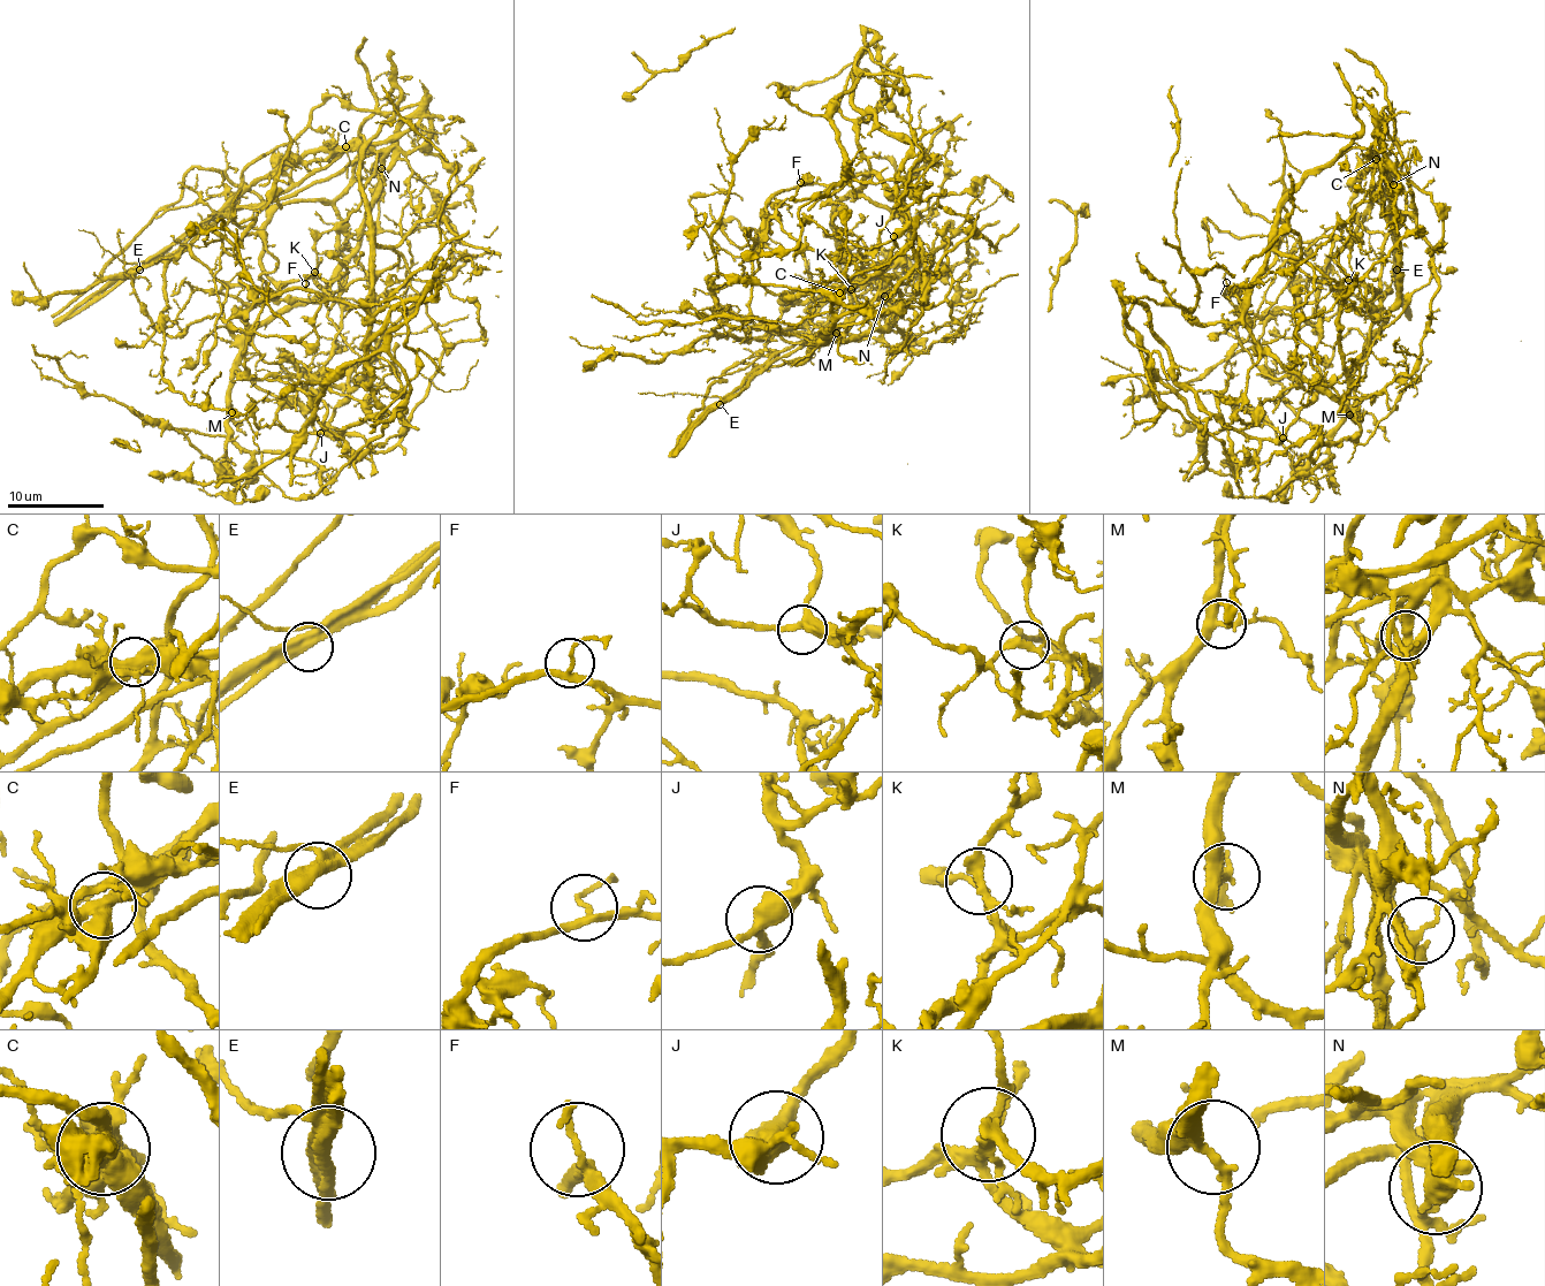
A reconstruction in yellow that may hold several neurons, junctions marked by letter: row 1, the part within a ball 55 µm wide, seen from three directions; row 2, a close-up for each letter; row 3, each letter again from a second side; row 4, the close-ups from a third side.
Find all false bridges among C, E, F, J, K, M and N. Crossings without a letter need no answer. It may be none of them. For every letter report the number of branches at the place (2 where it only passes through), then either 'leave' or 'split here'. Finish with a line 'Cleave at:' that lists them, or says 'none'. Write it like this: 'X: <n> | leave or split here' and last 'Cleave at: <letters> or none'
C: 2 | split here
E: 3 | split here
F: 3 | leave
J: 3 | leave
K: 3 | split here
M: 3 | leave
N: 4 | split here
Cleave at: C, E, K, N

